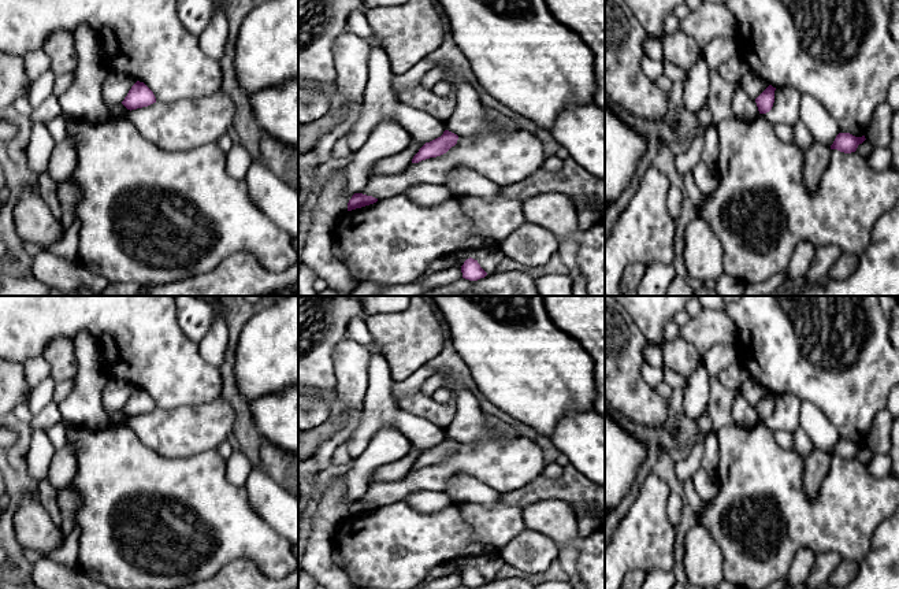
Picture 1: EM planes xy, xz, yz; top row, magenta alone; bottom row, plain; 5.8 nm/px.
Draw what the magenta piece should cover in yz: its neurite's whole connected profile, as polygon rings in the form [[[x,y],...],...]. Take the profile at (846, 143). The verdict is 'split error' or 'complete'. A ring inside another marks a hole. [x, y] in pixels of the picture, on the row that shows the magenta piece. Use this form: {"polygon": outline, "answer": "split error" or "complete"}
{"polygon": [[[839,133],[831,145],[831,149],[837,149],[844,153],[855,152],[858,145],[865,141],[865,136],[855,137],[850,133]]], "answer": "complete"}

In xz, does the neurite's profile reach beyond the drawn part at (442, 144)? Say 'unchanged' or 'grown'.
unchanged

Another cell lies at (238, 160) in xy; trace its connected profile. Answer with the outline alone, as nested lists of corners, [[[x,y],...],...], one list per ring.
[[[233,144],[231,149],[226,152],[226,171],[235,179],[245,179],[253,159],[248,149],[241,144]]]

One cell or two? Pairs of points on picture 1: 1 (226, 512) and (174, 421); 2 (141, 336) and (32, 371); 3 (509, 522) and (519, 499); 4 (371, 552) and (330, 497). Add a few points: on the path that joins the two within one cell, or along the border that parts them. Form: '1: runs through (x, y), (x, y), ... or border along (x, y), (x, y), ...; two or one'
1: border along (215, 448), (178, 458), (166, 458), (160, 454); two
2: border along (41, 354), (29, 358), (23, 365); two
3: border along (500, 496), (508, 504), (522, 508); two
4: border along (346, 517), (338, 526), (331, 547); two

